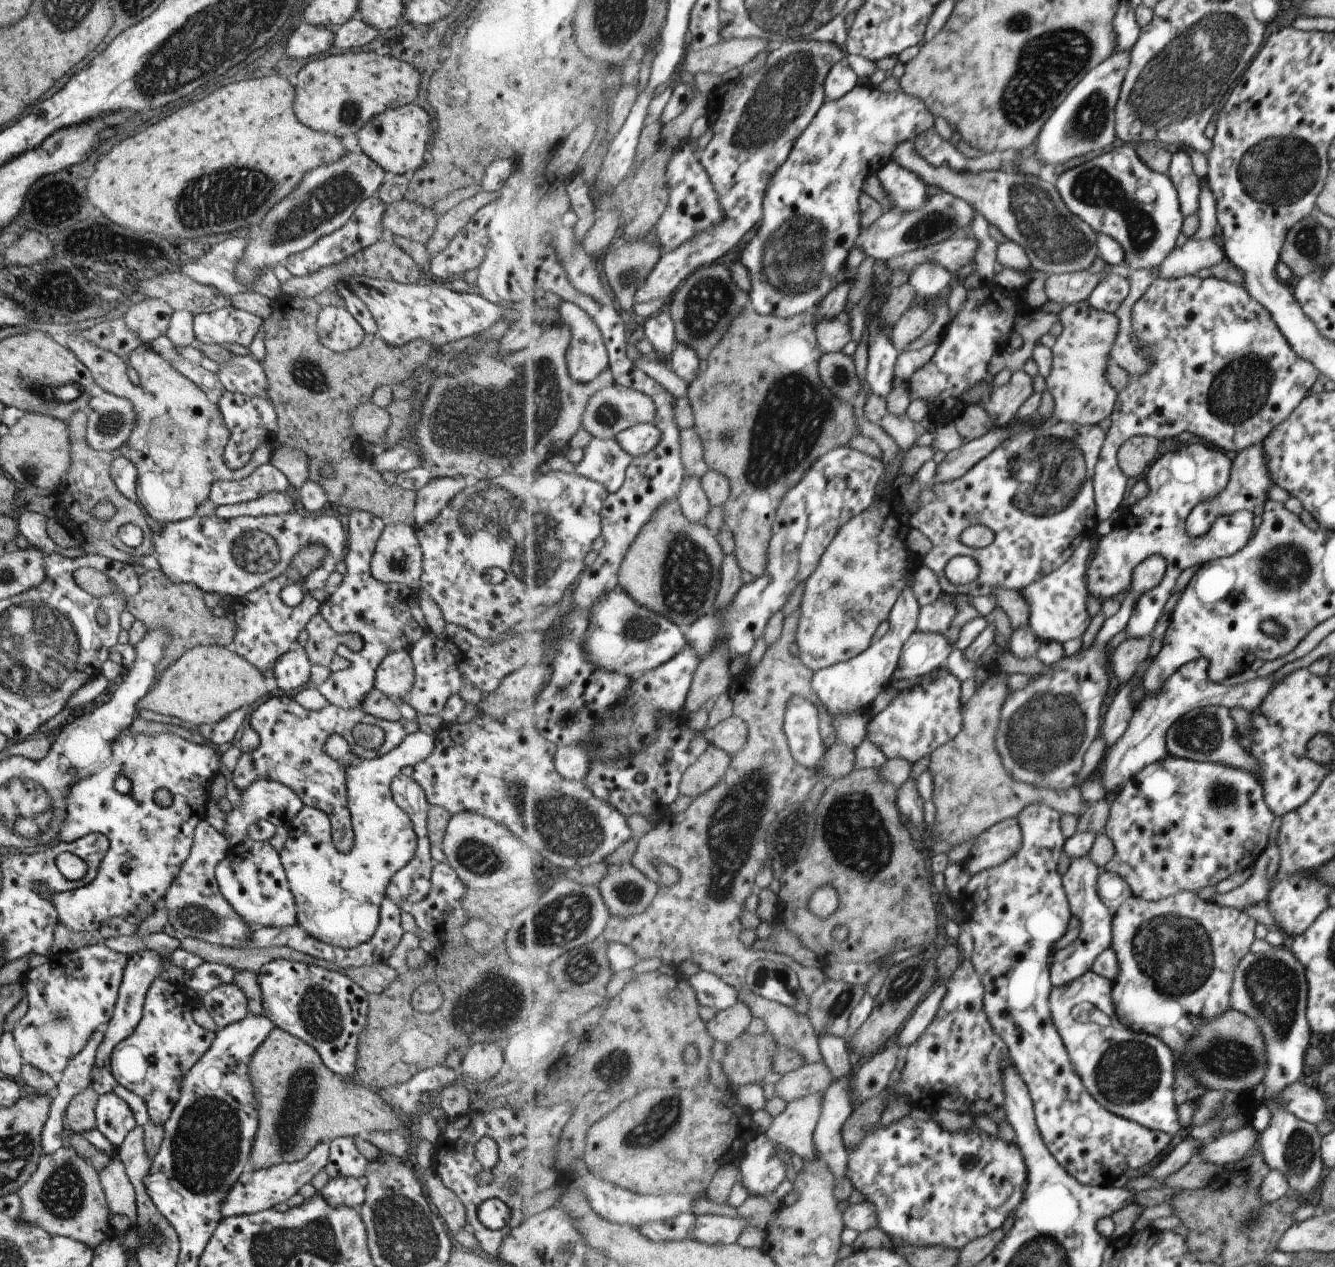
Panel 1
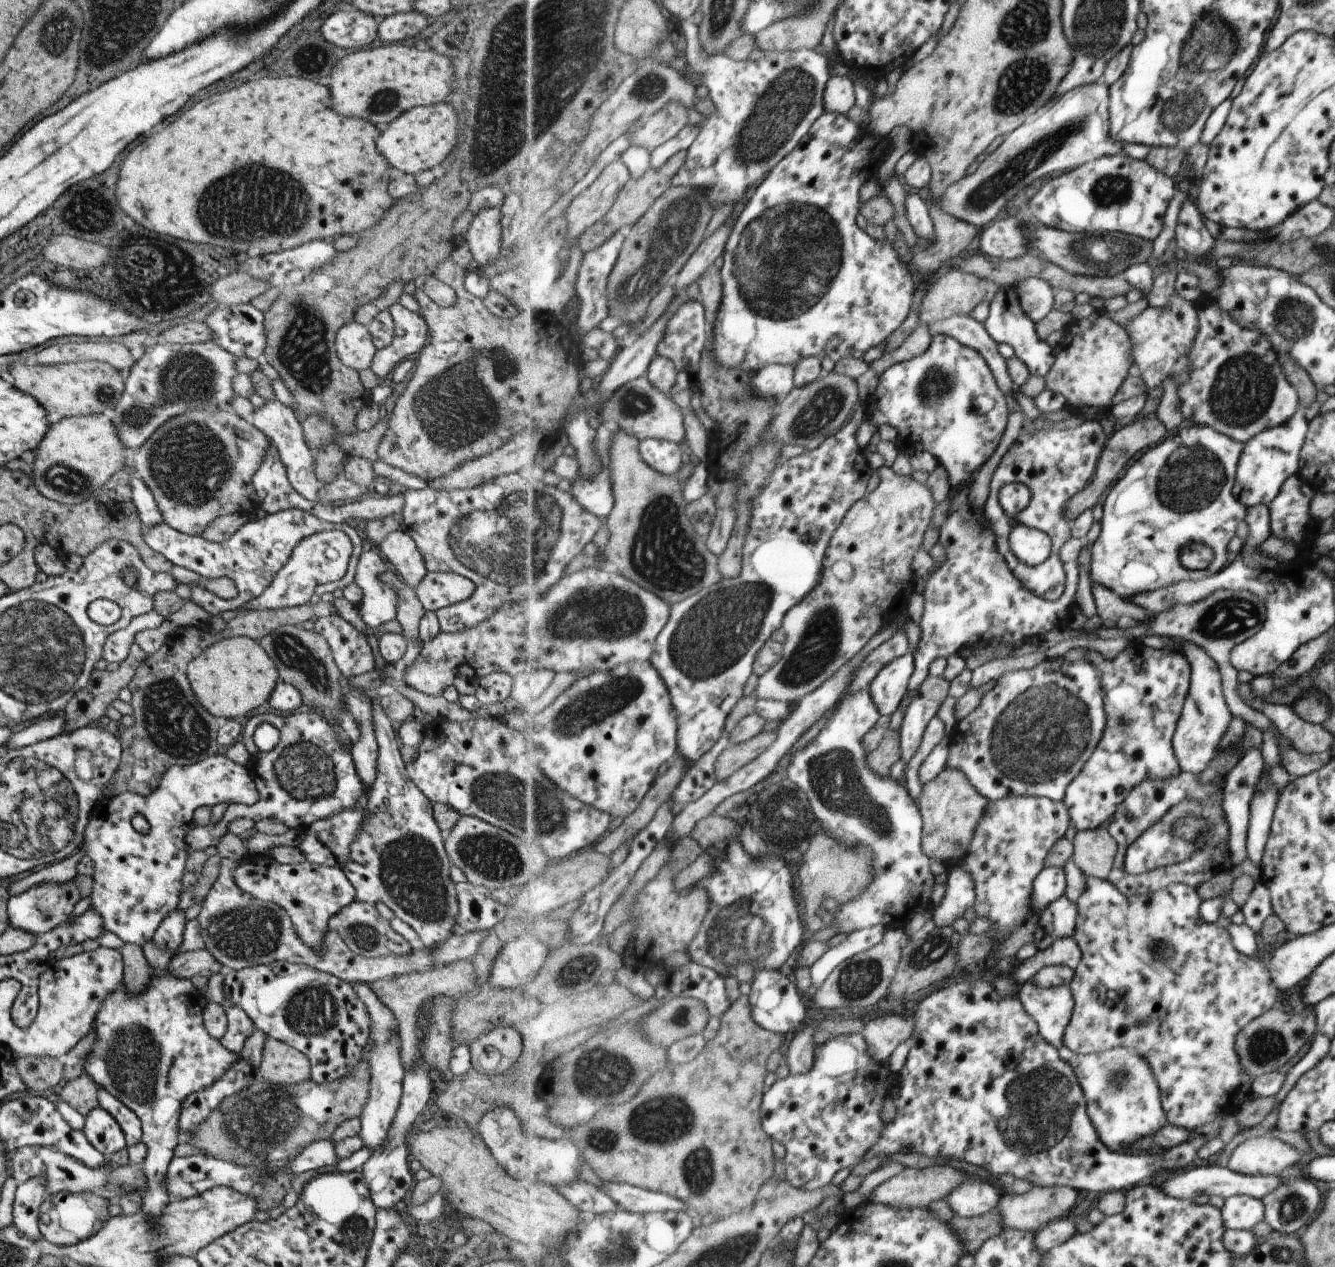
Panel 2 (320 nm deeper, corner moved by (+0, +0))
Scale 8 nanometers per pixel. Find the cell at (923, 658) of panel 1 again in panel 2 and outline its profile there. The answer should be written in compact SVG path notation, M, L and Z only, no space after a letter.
M912 650L896 658L872 680L869 688L875 706L882 715L892 716L901 707L909 692L909 681L916 672L916 658Z

